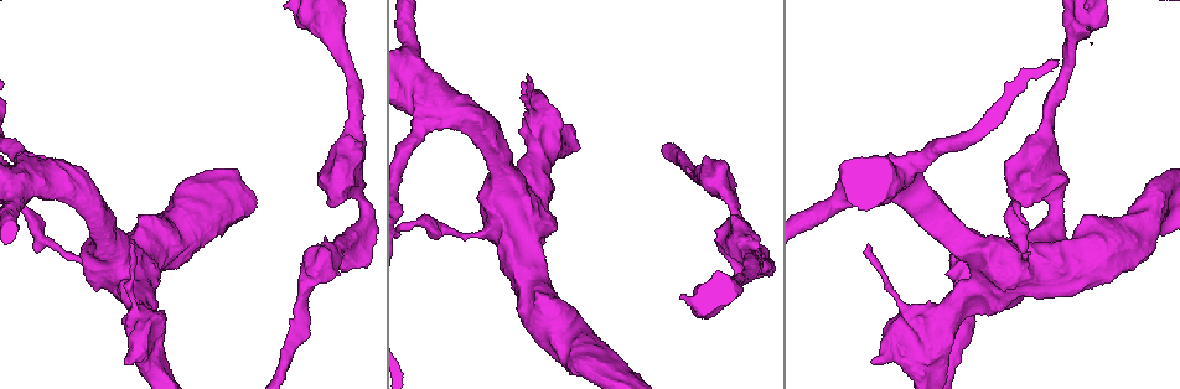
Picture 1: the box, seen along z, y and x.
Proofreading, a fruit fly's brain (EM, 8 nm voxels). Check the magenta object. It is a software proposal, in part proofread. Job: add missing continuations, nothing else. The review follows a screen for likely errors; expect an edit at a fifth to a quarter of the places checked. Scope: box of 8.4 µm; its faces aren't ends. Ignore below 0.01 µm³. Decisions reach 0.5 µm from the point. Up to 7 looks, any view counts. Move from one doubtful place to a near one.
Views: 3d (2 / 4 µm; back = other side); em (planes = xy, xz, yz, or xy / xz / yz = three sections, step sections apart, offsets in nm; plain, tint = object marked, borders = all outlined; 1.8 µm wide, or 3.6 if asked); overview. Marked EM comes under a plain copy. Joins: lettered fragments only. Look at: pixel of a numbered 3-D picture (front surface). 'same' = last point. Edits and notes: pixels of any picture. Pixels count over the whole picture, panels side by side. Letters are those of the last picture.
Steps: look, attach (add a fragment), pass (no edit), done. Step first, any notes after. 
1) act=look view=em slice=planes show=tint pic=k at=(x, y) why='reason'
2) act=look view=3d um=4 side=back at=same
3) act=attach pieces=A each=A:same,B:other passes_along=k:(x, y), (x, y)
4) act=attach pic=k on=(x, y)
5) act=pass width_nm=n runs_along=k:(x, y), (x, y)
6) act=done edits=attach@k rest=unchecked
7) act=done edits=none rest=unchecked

act=look view=3d um=2 side=back pic=1 at=(871, 362) why='an open end'

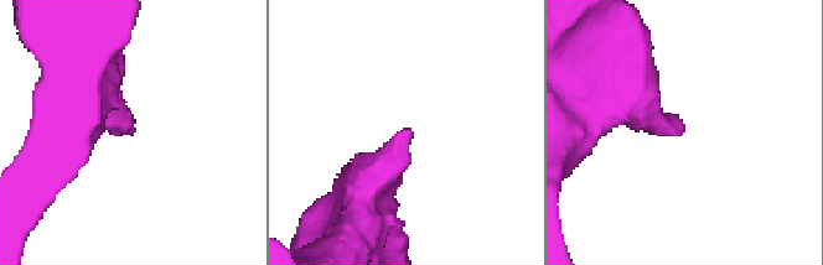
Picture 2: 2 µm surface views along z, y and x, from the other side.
act=look view=em slice=planes show=borders pic=2 at=(683, 129)

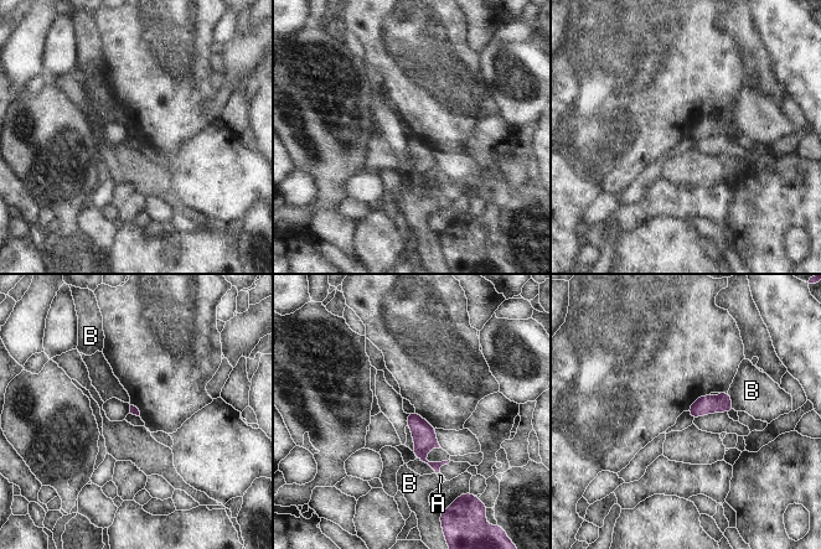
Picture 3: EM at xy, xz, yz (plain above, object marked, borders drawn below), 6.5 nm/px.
act=pass each=A:other,B:other border=3:(728, 390), (734, 409) found='none of them fits'

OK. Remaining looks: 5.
act=look view=3d um=4 pic=1 at=(868, 248) why='an open end'

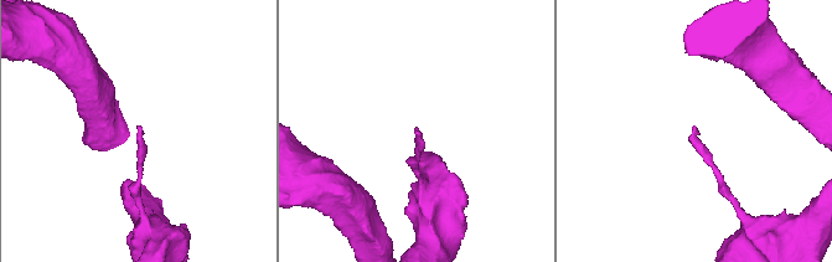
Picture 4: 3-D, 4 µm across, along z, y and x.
act=look view=em slice=xz step=8 show=borders pic=4 at=(416, 132) why='now the EM'

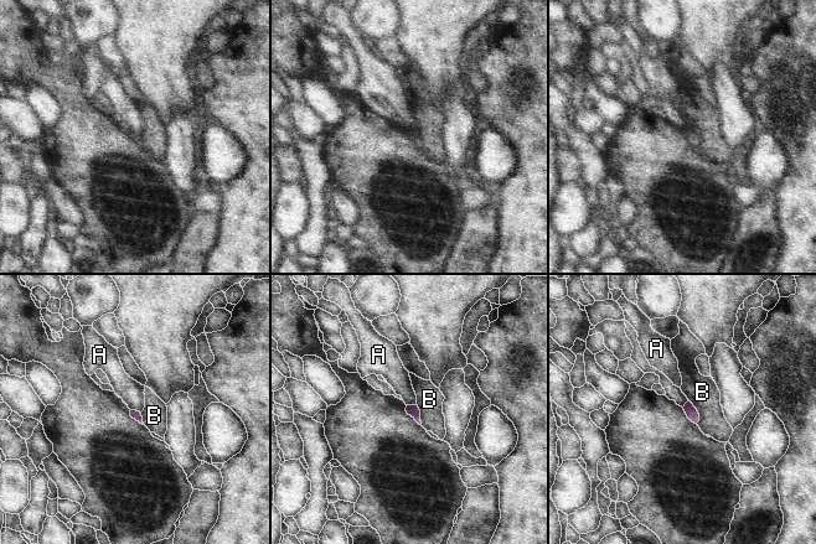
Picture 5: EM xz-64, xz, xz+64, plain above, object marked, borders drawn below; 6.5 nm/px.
act=pass each=A:other,B:other border=5:(130, 409), (140, 412) found='no lettered fragment goes on from it'

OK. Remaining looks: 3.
act=look view=em slice=yz step=8 show=borders pic=1 at=(1012, 210) why='sharp bend'

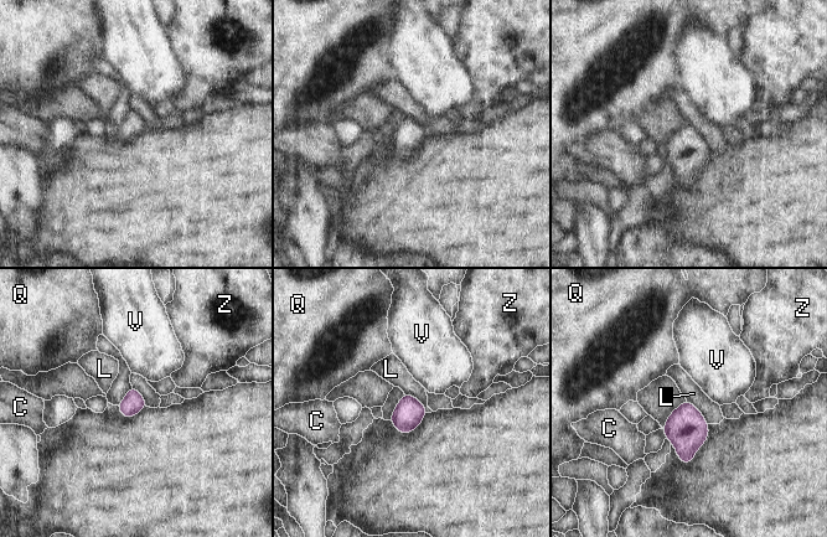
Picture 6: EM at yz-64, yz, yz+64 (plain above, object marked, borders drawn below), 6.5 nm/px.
act=look view=em slice=xz step=4 show=borders at=same why='another direction'

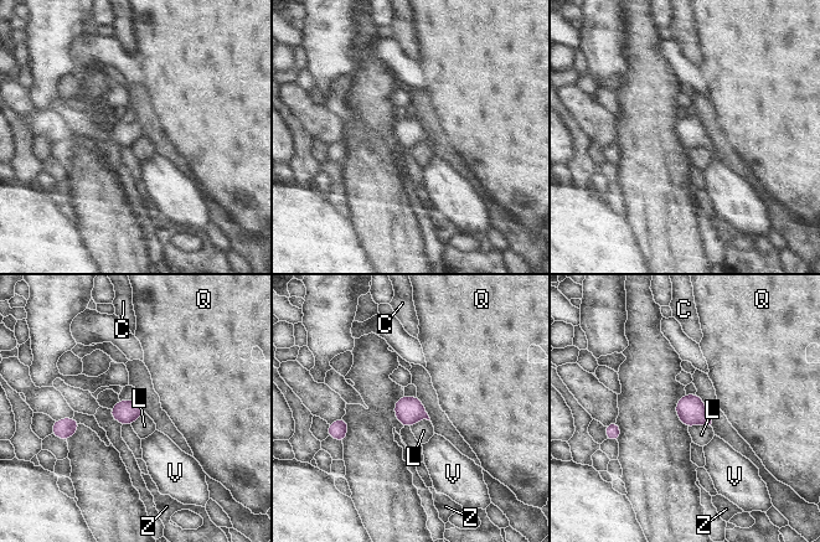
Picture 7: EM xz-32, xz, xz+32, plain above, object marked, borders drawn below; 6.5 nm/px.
act=pass each=C:other,L:other,Q:other,V:other,Z:other border=7:(689, 427), (705, 424), (712, 429) found='none of them fits'

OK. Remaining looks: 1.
act=done edits=none rest=unchecked

